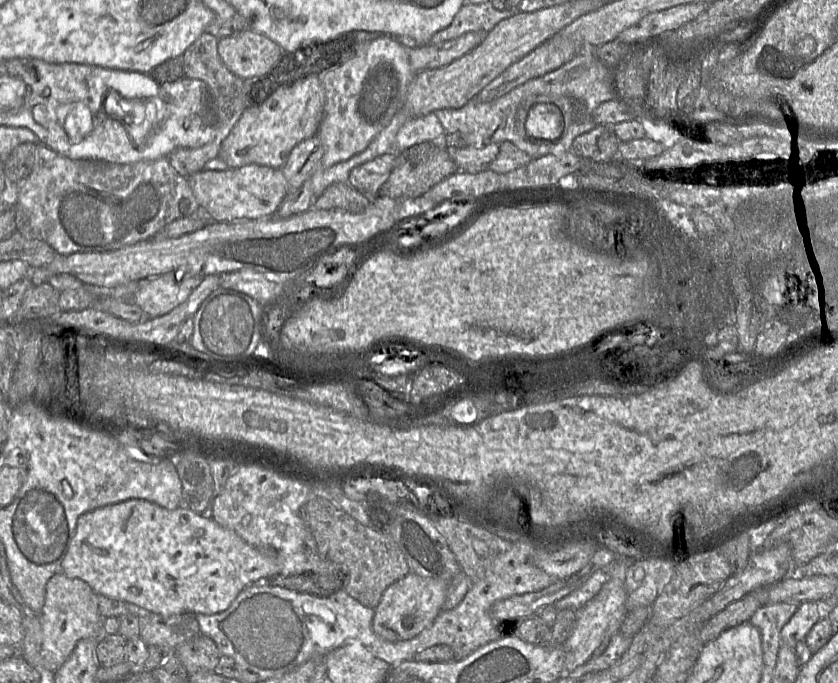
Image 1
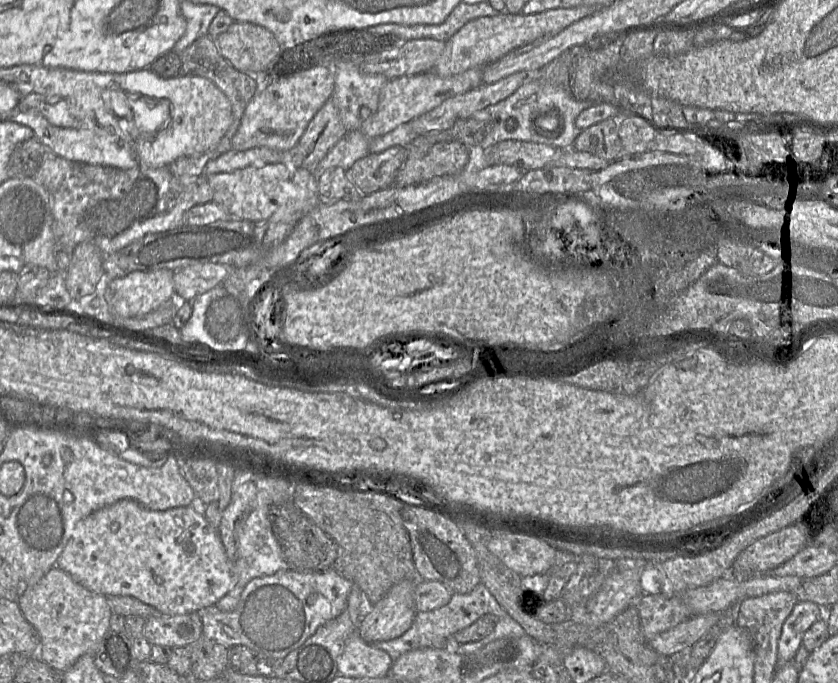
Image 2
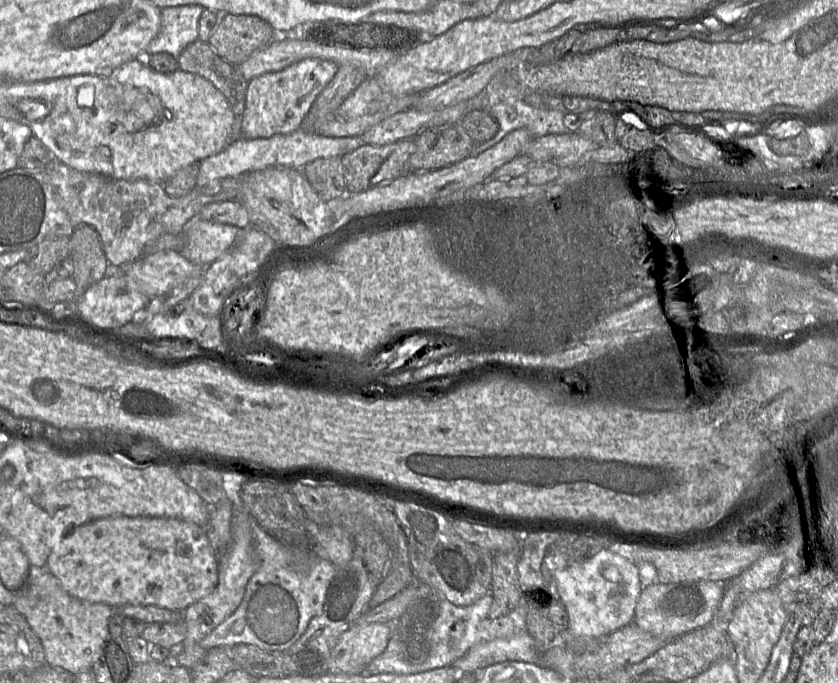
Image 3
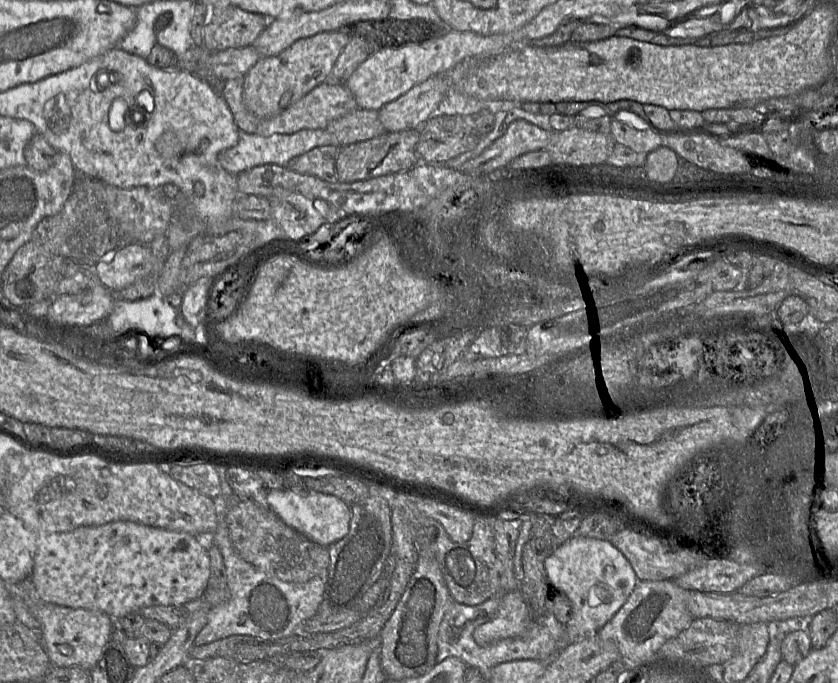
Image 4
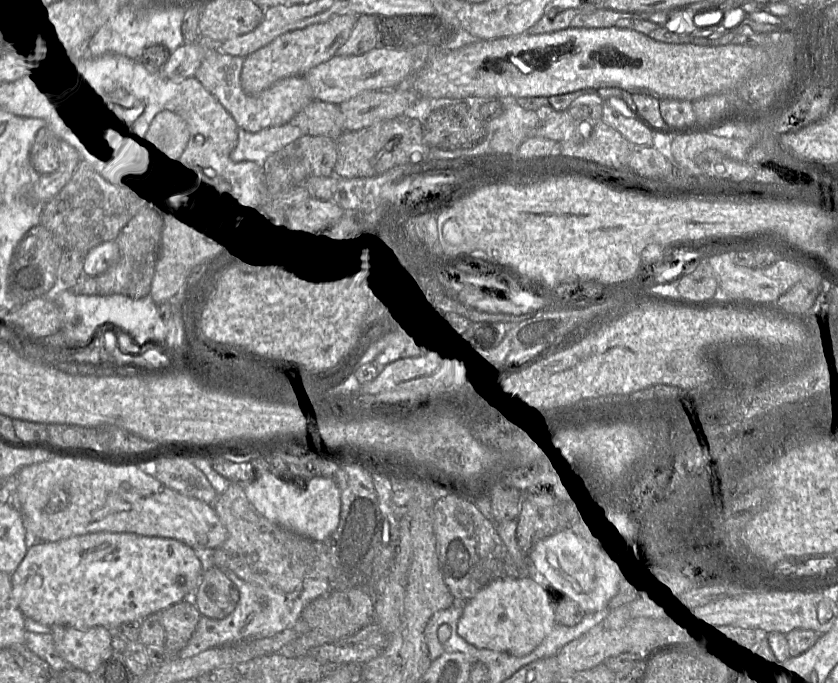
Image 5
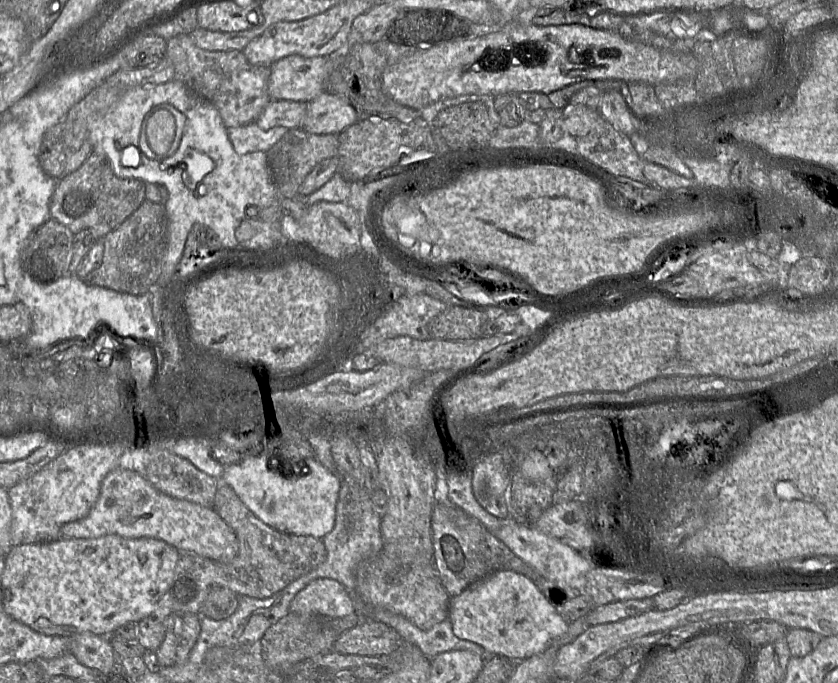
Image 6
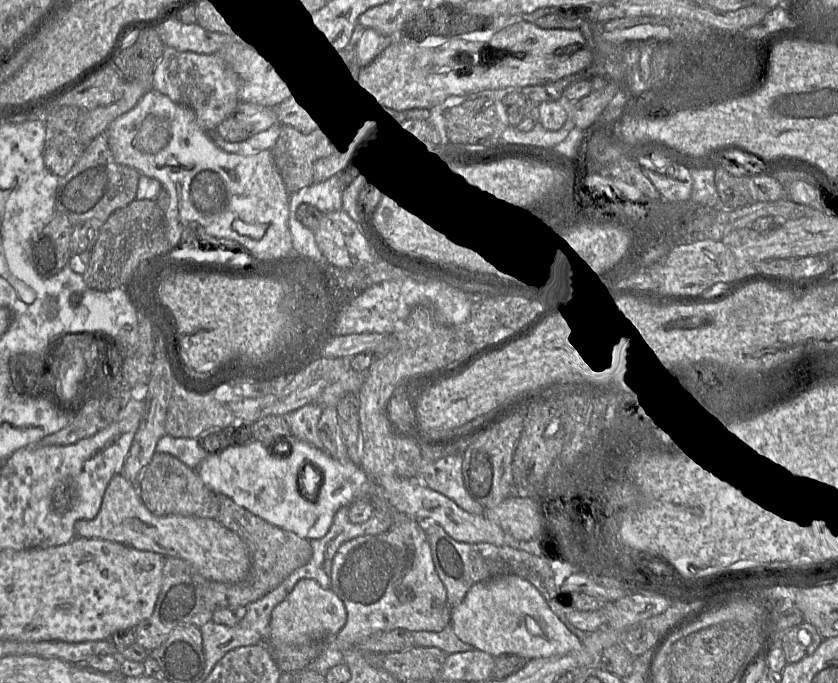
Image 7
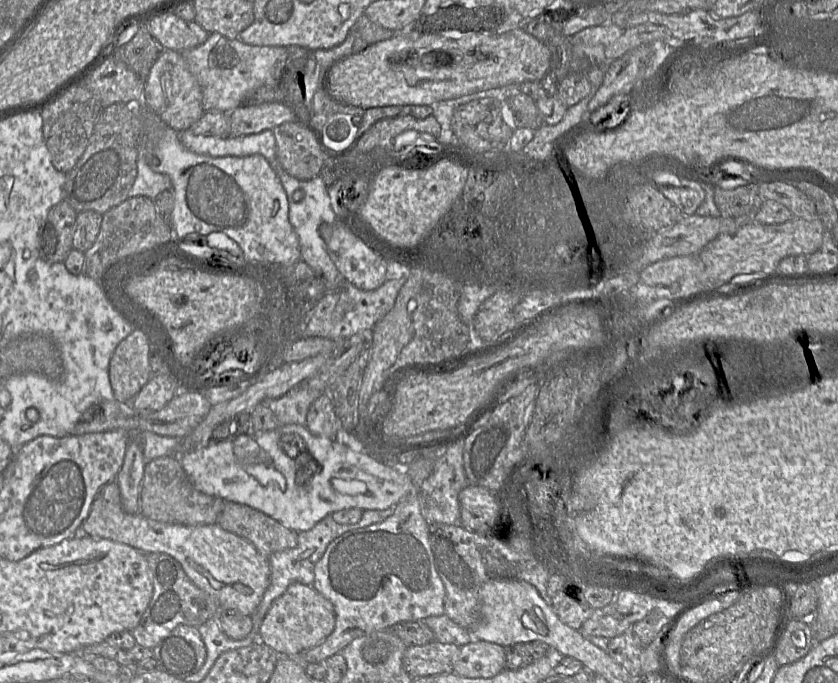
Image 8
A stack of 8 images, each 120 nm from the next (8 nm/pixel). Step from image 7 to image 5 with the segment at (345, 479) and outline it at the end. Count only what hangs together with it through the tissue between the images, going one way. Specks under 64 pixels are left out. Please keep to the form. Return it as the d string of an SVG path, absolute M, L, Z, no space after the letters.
M265 472L250 484L242 485L247 499L273 524L311 540L324 541L338 527L341 493L332 478L313 477L304 484L293 485L282 477Z

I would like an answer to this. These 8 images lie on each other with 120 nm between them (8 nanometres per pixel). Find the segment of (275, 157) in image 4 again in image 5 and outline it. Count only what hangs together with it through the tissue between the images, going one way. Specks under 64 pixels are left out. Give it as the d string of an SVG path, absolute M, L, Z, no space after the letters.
M290 123L268 127L256 133L239 128L237 145L231 152L230 158L235 163L251 161L263 166L270 155L302 135L302 131Z

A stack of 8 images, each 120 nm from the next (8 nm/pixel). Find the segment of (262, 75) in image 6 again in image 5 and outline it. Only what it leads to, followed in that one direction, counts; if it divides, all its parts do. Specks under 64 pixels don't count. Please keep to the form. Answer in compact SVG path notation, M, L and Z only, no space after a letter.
M208 48L207 55L194 77L208 90L235 120L237 126L256 133L268 127L288 124L313 98L313 91L303 76L281 79L257 95L247 94L241 85L244 58L225 54L216 48Z

